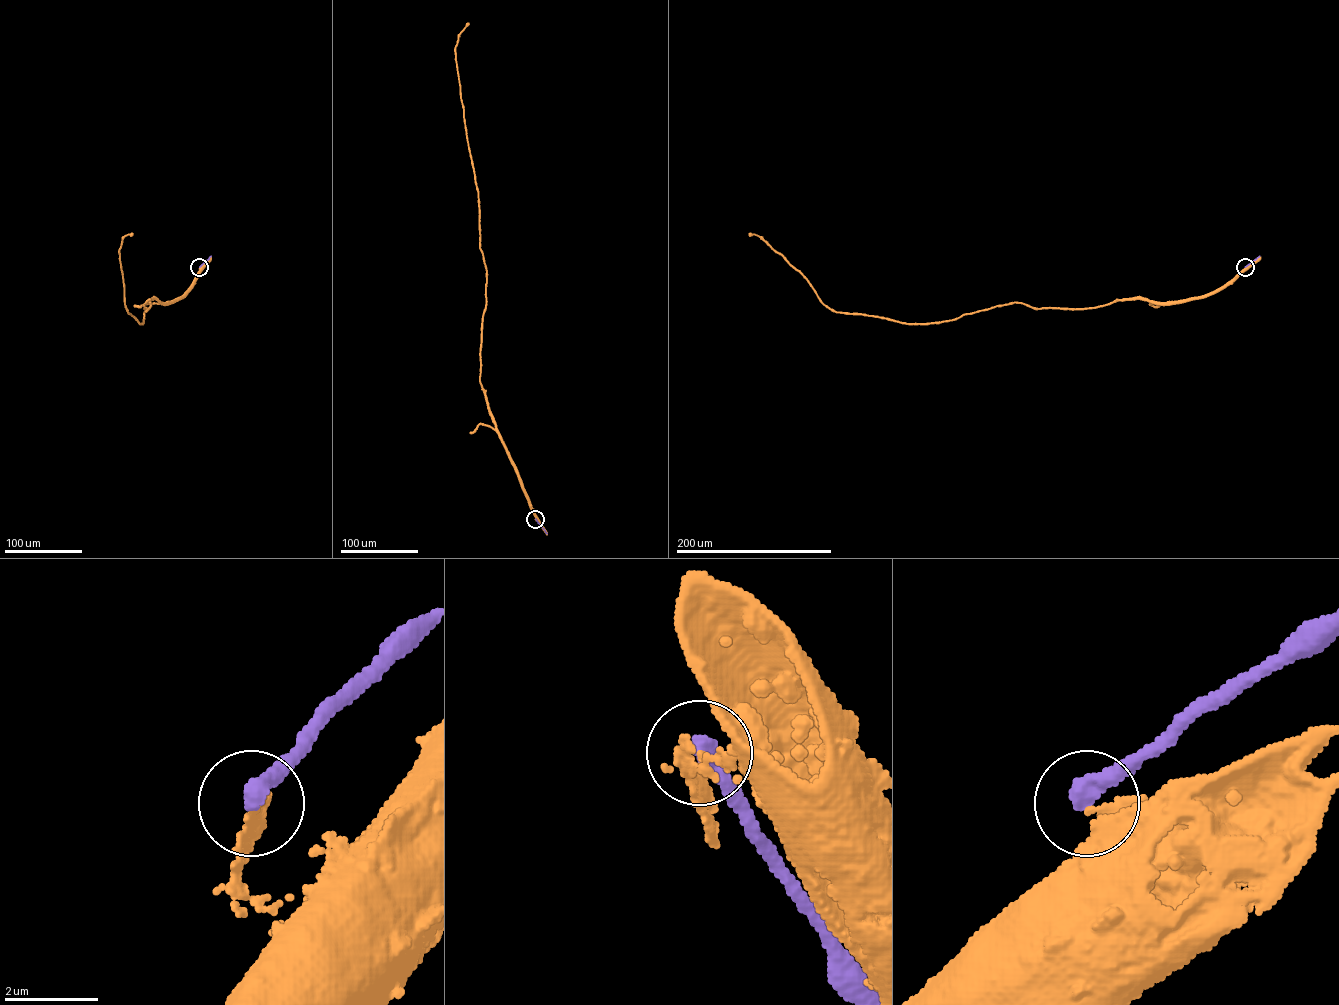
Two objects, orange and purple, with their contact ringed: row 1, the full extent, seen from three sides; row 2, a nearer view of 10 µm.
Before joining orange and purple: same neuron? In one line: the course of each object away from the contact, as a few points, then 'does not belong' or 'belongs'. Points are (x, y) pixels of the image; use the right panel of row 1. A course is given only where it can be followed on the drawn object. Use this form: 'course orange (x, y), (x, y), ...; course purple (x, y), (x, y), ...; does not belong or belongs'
course orange (1245, 267), (1223, 285), (1188, 300); course purple (1245, 267), (1259, 255); does not belong

